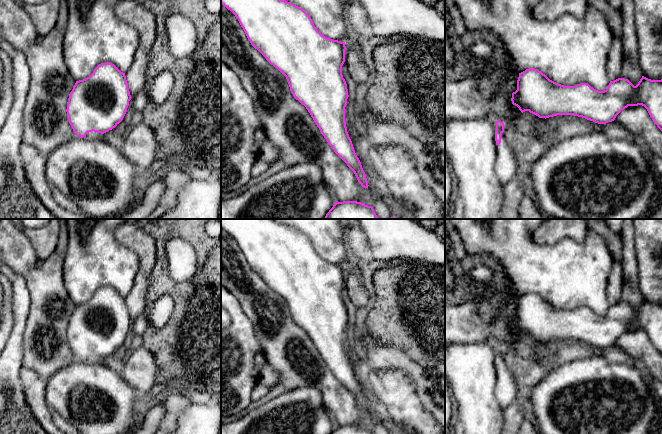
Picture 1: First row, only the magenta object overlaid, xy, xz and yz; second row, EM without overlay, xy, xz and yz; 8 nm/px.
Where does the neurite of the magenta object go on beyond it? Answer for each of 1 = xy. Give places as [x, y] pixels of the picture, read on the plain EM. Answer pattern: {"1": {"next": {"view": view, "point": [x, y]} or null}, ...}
{"1": {"next": null}}

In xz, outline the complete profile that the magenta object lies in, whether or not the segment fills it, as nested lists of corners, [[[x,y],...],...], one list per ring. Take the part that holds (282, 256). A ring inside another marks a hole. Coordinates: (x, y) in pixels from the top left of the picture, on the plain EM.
[[[221,219],[221,228],[238,243],[251,269],[286,301],[294,322],[306,331],[334,376],[354,396],[361,410],[368,413],[345,346],[349,321],[342,299],[345,266],[325,261],[302,232],[274,219]]]

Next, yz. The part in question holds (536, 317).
[[[530,292],[519,297],[517,314],[512,317],[511,325],[522,337],[529,335],[539,342],[573,339],[598,348],[614,345],[616,340],[628,330],[642,329],[662,355],[662,303],[651,304],[642,300],[638,308],[634,310],[628,303],[618,302],[610,305],[604,315],[598,315],[587,307],[575,310],[558,308],[538,293]]]

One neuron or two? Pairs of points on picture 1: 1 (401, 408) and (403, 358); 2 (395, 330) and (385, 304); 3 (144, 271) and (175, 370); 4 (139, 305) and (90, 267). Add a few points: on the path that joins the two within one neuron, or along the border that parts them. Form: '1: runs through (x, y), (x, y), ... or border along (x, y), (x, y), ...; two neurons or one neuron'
1: border along (379, 369), (403, 370), (412, 380), (415, 391); two neurons
2: runs through (395, 324), (395, 314), (391, 310); one neuron
3: border along (156, 260), (148, 277), (145, 305); two neurons
4: border along (136, 274), (133, 286), (125, 297); two neurons

